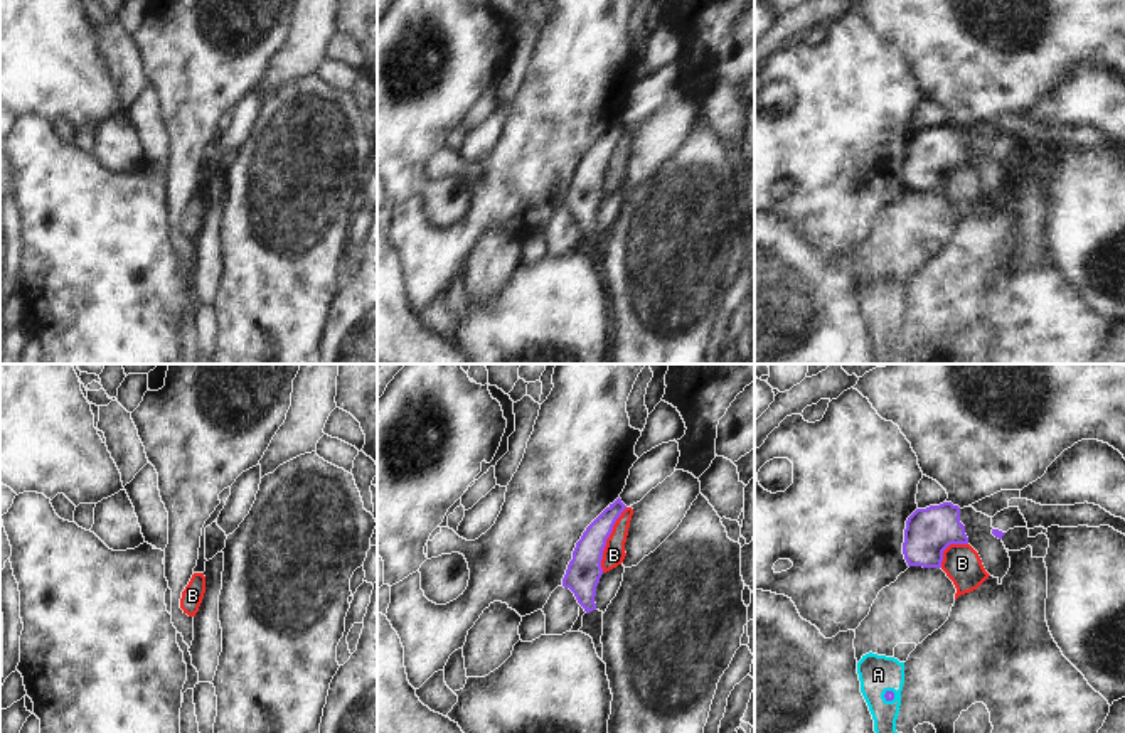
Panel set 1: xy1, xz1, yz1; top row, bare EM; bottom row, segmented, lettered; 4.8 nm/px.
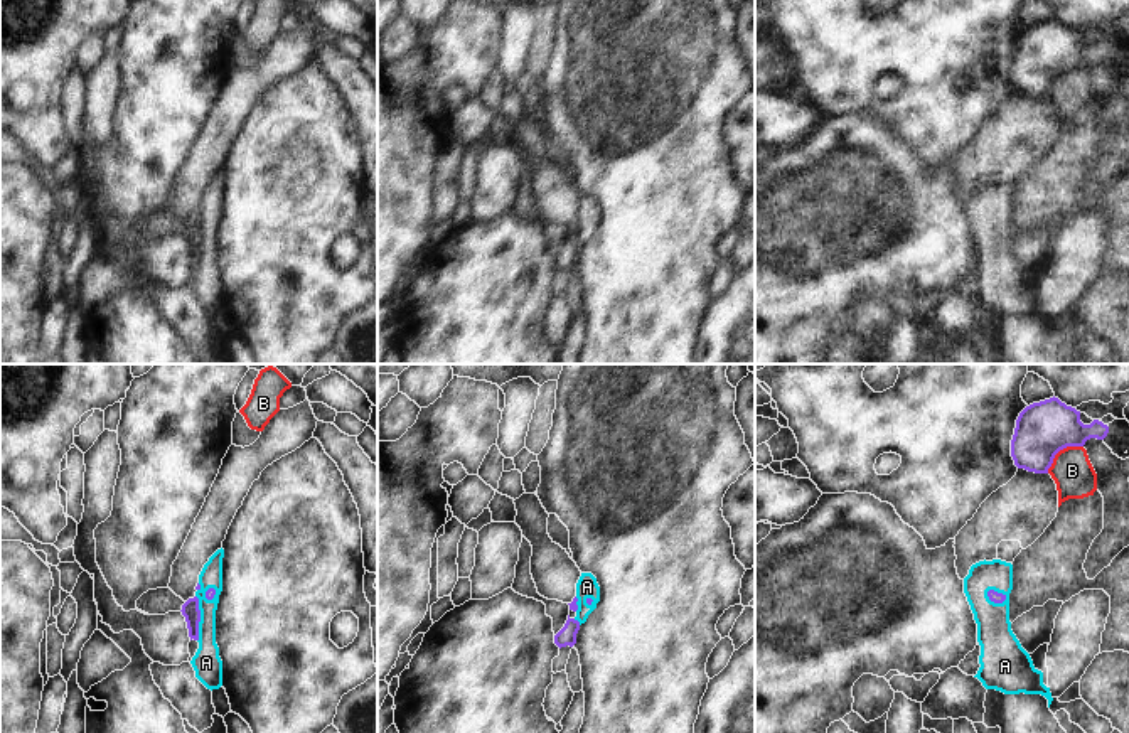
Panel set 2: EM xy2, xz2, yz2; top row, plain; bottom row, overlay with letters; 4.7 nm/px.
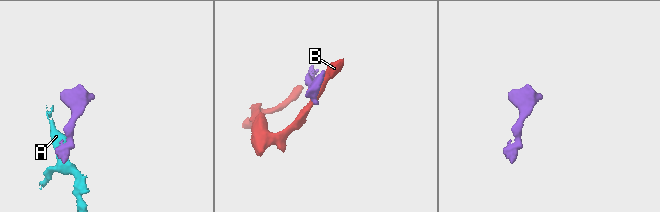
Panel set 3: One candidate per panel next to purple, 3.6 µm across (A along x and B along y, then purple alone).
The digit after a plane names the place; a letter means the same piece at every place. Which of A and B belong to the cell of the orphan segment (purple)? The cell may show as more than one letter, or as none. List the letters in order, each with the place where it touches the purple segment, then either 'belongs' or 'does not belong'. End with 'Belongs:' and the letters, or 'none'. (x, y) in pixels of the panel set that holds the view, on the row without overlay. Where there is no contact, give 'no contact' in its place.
A: xy2 (199, 241) | does not belong
B: xz1 (607, 160) | does not belong
Belongs: none

